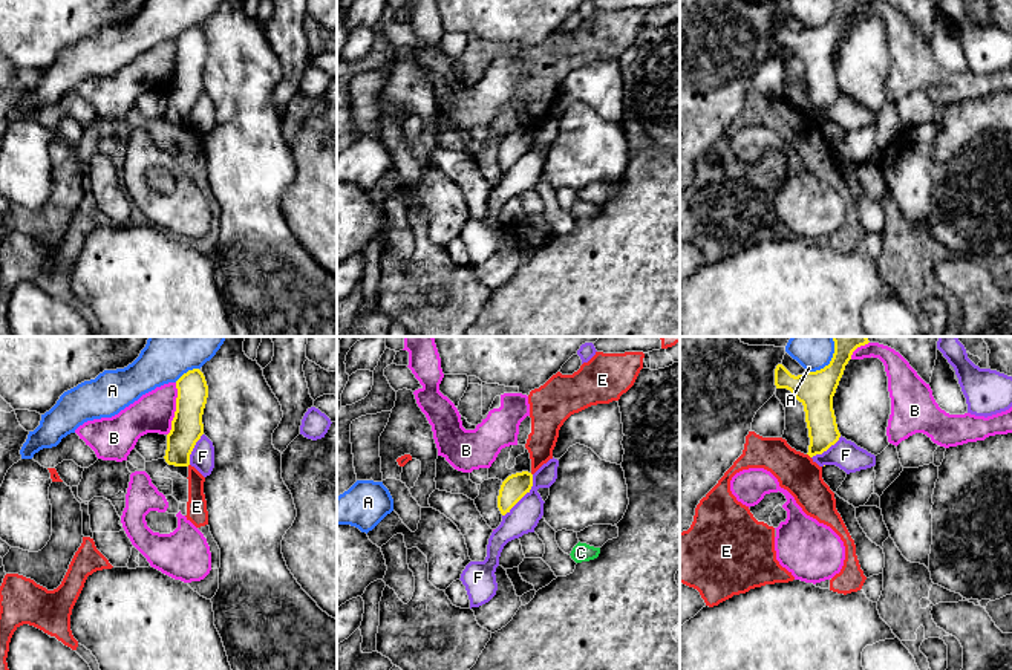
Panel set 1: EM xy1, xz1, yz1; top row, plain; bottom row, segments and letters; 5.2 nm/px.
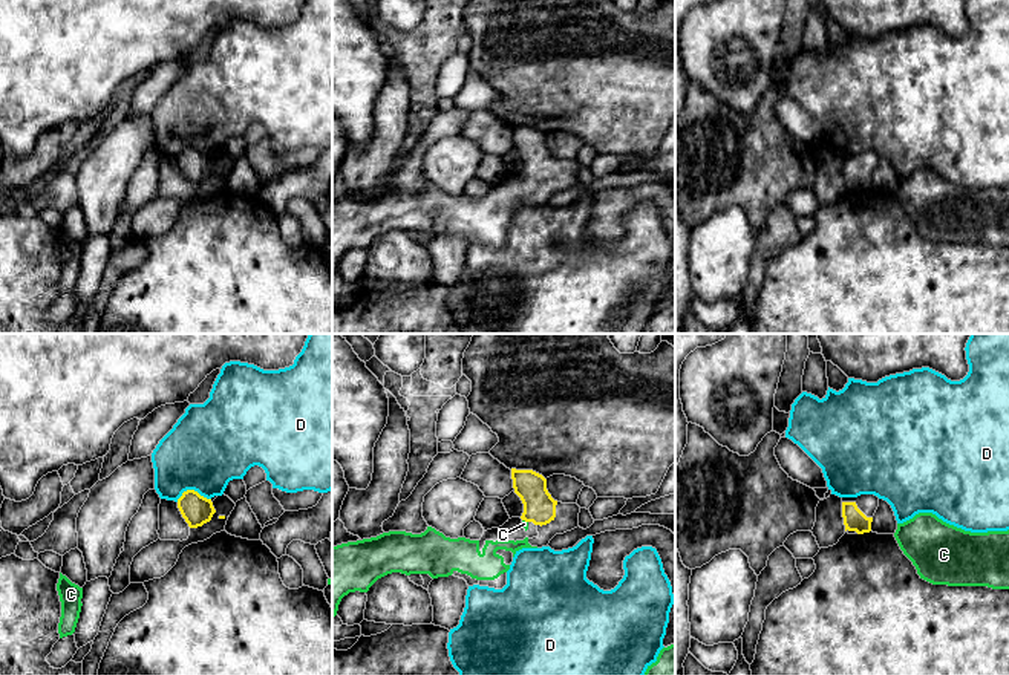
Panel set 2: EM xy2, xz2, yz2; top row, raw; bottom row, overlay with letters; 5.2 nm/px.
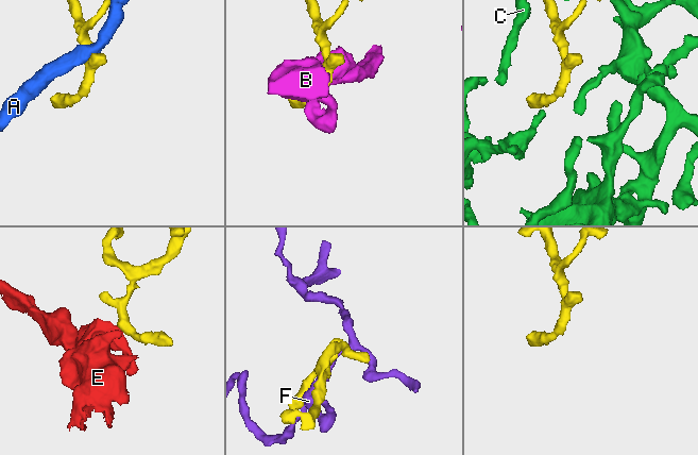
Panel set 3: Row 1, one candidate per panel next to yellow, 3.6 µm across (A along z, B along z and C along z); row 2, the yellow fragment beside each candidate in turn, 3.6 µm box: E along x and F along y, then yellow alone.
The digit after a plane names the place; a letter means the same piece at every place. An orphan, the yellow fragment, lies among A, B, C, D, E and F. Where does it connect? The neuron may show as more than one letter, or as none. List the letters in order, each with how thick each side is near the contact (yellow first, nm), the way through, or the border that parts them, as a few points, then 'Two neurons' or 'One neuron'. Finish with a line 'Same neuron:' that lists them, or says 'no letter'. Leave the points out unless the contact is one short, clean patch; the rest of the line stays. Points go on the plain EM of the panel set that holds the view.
A: Thickness 190 nm (yellow) against 150 nm. Two neurons
B: Thickness 170 nm (yellow) against 220 nm. Two neurons
C: Thickness 170 nm (yellow) against 30 nm. Path across: xz2 (539, 164), (525, 178), (524, 181). One neuron
D: Thickness 160 nm (yellow) against 420 nm. Boundary: xy2 (210, 156), (193, 147), (186, 147), (176, 158). Two neurons
E: Thickness 160 nm (yellow) against 200 nm. Boundary: yz1 (807, 110), (810, 115). Two neurons
F: Thickness 140 nm (yellow) against 160 nm. Two neurons
Same neuron: C

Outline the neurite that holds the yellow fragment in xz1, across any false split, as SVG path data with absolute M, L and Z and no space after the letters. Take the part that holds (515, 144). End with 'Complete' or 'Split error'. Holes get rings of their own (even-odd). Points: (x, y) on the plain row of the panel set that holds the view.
M528 128L516 130L508 133L499 147L498 165L502 173L510 170L510 167L527 151L533 144L533 132Z. Complete

